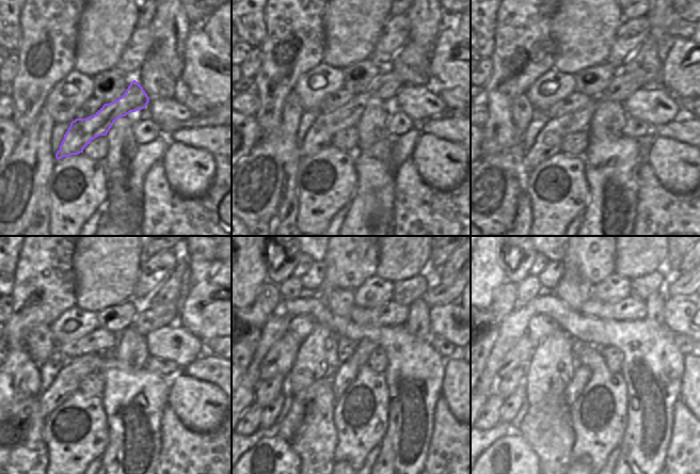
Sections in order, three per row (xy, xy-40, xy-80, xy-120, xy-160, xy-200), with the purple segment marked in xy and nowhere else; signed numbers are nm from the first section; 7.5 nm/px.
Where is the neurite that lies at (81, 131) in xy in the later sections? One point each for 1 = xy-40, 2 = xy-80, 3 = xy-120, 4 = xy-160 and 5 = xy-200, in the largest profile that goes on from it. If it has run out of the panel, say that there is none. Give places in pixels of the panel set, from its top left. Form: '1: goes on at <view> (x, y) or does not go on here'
1: goes on at xy-40 (386, 84)
2: goes on at xy-80 (547, 143)
3: goes on at xy-120 (67, 382)
4: goes on at xy-160 (347, 370)
5: goes on at xy-200 (582, 375)

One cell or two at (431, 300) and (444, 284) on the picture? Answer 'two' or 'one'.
one

